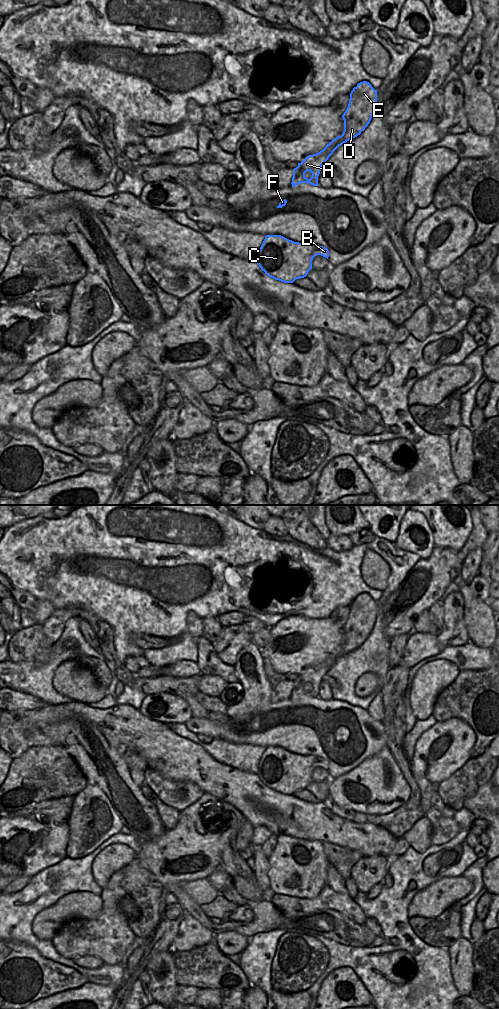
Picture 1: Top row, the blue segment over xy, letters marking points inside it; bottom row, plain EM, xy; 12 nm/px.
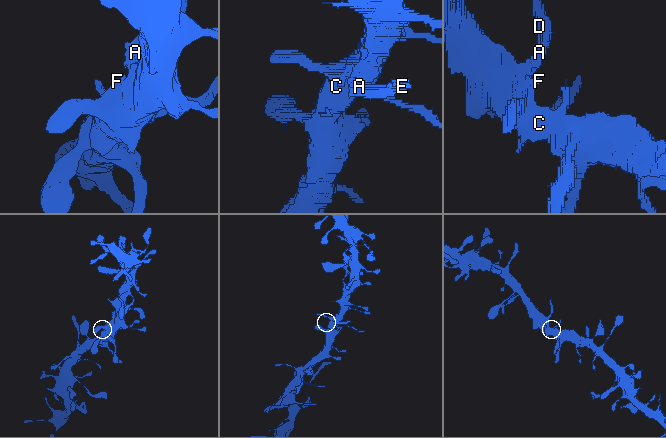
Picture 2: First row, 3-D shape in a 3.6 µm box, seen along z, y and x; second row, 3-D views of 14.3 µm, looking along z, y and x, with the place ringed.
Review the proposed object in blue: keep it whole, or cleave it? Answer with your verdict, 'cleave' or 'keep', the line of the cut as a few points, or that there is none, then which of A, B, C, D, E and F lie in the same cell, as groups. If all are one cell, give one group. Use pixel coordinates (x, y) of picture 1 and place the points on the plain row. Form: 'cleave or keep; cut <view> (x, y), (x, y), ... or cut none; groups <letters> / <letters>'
keep; cut none; groups A B C D E F

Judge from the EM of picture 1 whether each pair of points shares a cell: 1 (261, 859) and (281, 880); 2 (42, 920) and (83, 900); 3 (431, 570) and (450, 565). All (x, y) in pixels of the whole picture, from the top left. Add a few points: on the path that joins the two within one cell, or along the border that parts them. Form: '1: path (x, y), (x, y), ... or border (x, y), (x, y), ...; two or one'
1: border (267, 858), (268, 882), (270, 886); two
2: path (52, 918), (73, 905); one
3: path (436, 570), (445, 567); one

